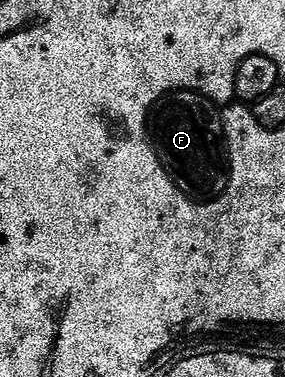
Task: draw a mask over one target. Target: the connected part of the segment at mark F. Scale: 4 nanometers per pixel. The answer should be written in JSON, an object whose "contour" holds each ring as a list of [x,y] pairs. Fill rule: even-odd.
{"contour":[[[177,91],[155,101],[148,115],[148,142],[152,144],[153,151],[160,157],[161,165],[168,170],[174,187],[197,203],[214,201],[228,190],[228,170],[222,156],[222,125],[217,114],[215,117],[212,112],[213,106],[200,94]]]}

